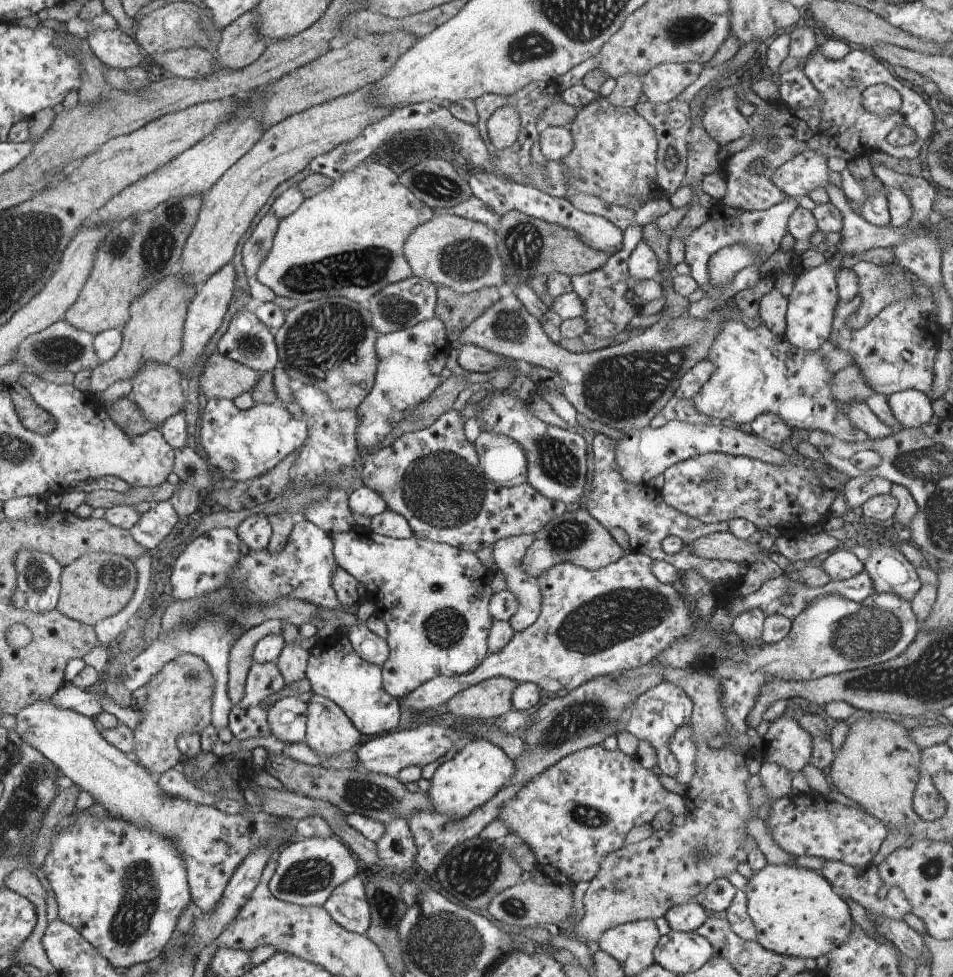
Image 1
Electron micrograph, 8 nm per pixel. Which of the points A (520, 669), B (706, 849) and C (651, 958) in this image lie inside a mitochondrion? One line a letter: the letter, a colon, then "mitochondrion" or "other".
A: other
B: mitochondrion
C: other

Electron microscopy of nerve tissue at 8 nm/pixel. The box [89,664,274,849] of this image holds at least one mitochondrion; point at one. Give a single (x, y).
(193, 676)

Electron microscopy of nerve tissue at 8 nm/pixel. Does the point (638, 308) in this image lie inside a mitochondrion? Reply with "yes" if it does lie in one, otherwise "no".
no

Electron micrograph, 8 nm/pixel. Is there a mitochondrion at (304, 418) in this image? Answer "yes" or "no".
no

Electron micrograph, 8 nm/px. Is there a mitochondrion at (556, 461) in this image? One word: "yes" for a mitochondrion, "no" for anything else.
yes

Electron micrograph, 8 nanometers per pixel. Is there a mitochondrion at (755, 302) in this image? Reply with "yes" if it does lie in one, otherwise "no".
no

